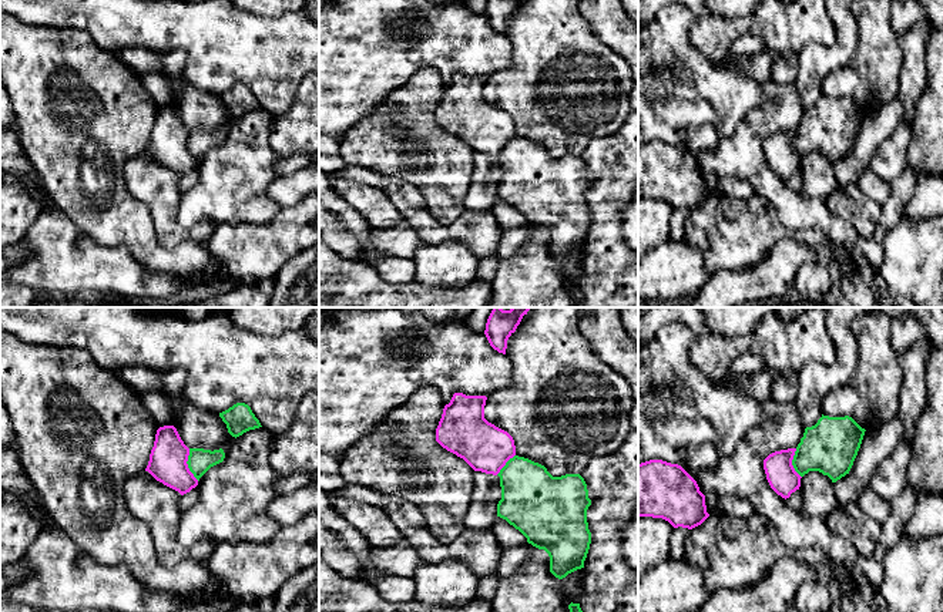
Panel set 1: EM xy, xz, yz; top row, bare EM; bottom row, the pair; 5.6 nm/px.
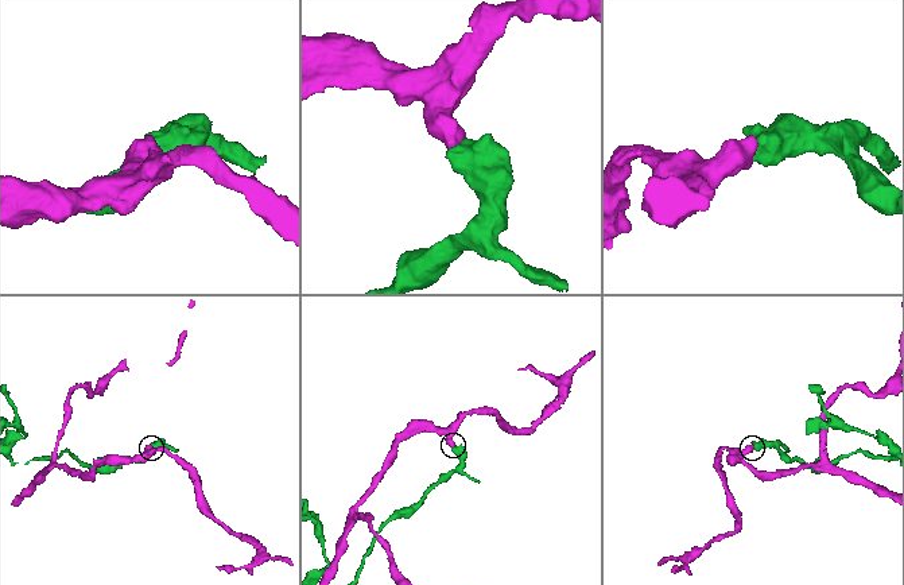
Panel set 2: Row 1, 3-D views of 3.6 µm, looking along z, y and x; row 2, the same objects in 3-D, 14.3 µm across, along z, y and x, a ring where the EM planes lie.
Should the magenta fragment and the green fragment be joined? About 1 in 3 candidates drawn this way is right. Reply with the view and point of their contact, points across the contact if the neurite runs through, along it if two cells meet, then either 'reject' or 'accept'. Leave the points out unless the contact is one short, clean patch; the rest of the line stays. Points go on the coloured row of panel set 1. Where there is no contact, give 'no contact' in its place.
contact xy (187, 464); border xy (188, 449), (187, 467), (198, 480); reject

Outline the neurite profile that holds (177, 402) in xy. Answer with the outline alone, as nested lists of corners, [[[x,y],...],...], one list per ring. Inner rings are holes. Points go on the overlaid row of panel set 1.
[[[182,390],[178,396],[172,396],[170,393],[165,393],[171,400],[171,426],[177,426],[179,421],[179,413],[182,410],[182,406],[185,403],[189,403],[185,397],[185,391]]]

